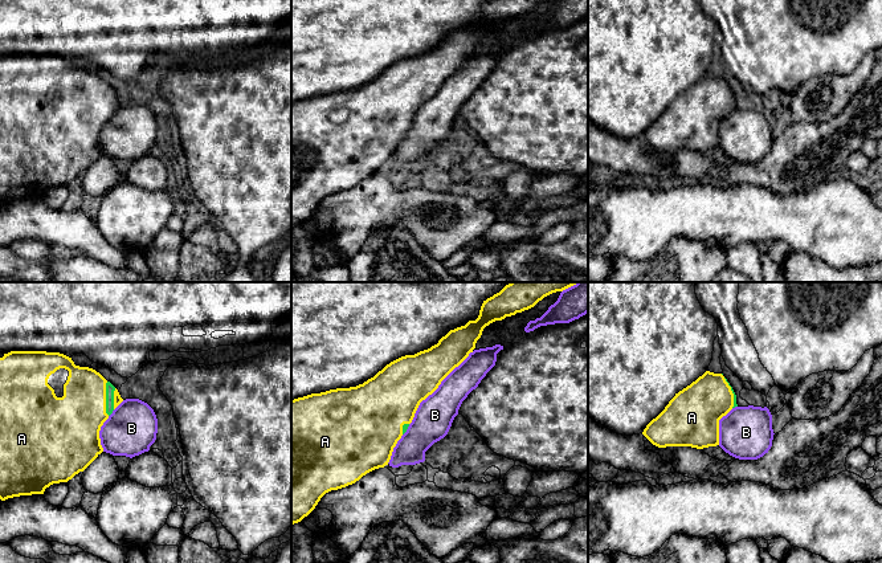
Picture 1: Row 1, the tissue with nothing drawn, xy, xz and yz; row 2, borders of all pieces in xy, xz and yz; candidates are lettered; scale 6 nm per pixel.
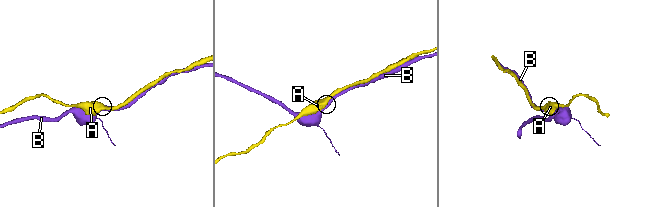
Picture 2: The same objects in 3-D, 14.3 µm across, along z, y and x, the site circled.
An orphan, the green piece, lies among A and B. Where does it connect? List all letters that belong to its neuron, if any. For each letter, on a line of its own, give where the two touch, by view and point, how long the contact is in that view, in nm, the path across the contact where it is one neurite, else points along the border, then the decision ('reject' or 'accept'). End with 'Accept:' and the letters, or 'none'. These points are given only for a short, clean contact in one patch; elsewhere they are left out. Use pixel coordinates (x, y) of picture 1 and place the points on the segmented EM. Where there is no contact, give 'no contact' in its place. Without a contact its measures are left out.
A: contact xy (106, 399); length 200 nm; accept
B: contact xy (111, 412); length 60 nm; border xy (114, 409), (109, 416); reject
Accept: A

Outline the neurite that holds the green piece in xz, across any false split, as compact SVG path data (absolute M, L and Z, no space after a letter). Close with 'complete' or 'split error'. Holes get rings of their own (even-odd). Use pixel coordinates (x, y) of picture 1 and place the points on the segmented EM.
M510 282L483 301L475 321L450 330L430 348L391 362L356 387L291 400L291 525L307 517L326 493L352 485L367 473L388 465L420 403L473 352L486 326L528 310L544 297L576 283Z; split error

